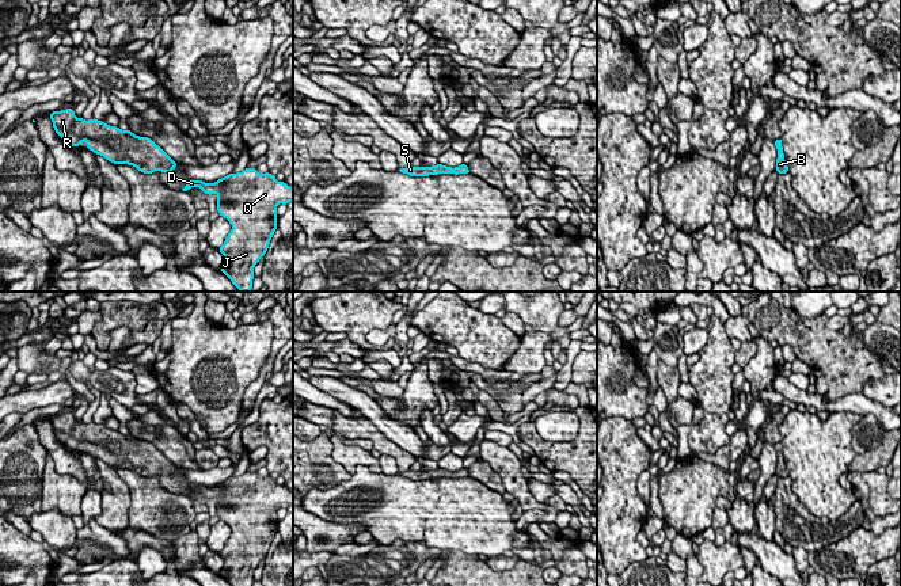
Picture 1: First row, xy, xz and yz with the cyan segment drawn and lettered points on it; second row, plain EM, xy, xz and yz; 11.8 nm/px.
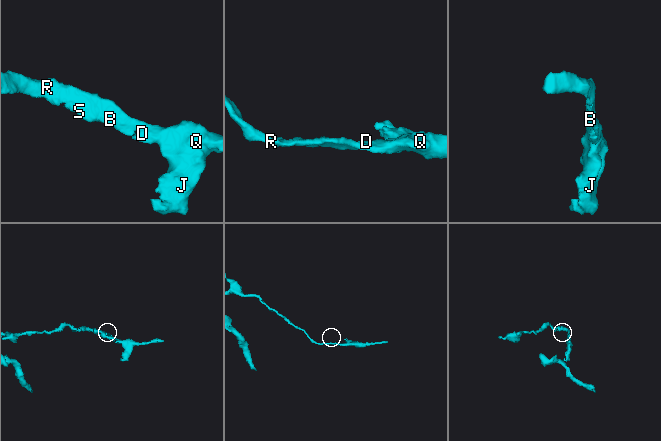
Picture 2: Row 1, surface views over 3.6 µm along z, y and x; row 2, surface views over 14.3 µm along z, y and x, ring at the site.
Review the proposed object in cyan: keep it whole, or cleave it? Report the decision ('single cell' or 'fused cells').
single cell

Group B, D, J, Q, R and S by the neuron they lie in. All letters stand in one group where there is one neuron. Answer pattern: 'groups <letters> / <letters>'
groups B D J Q R S

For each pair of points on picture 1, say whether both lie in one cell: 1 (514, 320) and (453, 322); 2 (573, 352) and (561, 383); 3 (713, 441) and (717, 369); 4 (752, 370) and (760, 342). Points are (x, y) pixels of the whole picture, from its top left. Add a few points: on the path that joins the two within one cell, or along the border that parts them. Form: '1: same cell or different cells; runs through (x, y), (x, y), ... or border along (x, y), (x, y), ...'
1: different cells; border along (500, 319), (521, 337)
2: same cell; runs through (569, 360), (565, 375)
3: same cell; runs through (713, 423), (715, 417), (715, 387)
4: same cell; runs through (759, 364), (761, 361), (761, 349)

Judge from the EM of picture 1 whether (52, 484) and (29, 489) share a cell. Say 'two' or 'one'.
two

